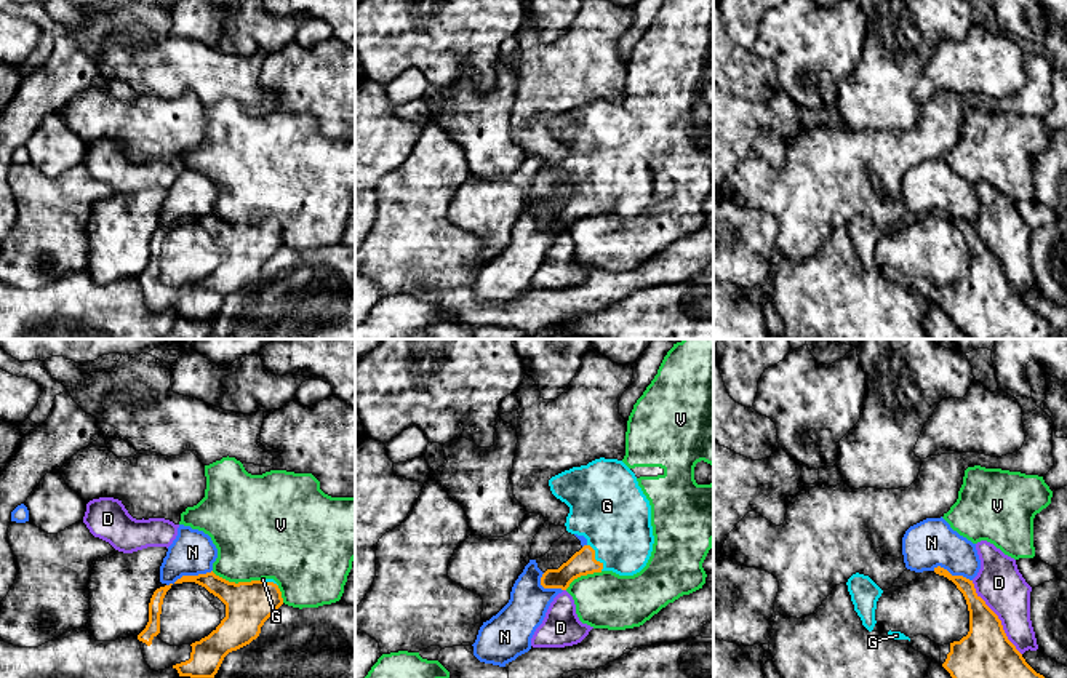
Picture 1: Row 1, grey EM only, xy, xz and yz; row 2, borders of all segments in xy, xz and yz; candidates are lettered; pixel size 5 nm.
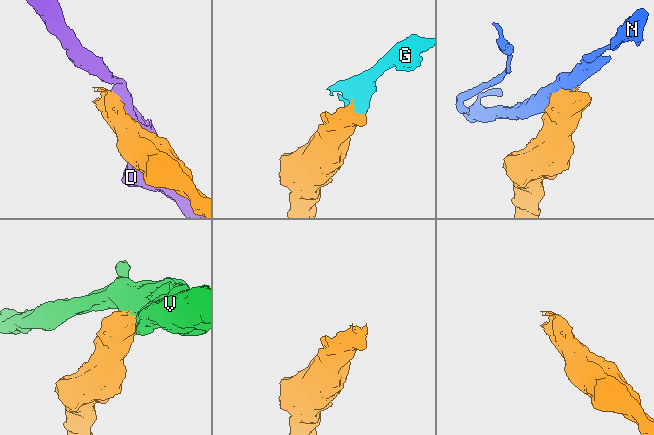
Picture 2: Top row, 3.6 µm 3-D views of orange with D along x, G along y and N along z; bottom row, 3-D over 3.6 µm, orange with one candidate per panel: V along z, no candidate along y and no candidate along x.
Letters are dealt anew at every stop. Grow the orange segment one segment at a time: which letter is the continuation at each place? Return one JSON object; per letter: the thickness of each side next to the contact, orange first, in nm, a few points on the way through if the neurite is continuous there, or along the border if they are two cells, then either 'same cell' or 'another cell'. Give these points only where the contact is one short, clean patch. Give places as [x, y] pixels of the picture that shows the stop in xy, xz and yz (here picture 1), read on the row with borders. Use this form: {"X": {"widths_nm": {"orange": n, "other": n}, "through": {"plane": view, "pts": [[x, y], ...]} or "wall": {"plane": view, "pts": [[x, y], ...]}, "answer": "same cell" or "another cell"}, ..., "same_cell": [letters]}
{"D": {"widths_nm": {"orange": 260, "other": 240}, "answer": "another cell"}, "G": {"widths_nm": {"orange": 120, "other": 380}, "answer": "same cell"}, "N": {"widths_nm": {"orange": 130, "other": 220}, "answer": "another cell"}, "V": {"widths_nm": {"orange": 240, "other": 420}, "answer": "another cell"}, "same_cell": ["G"]}

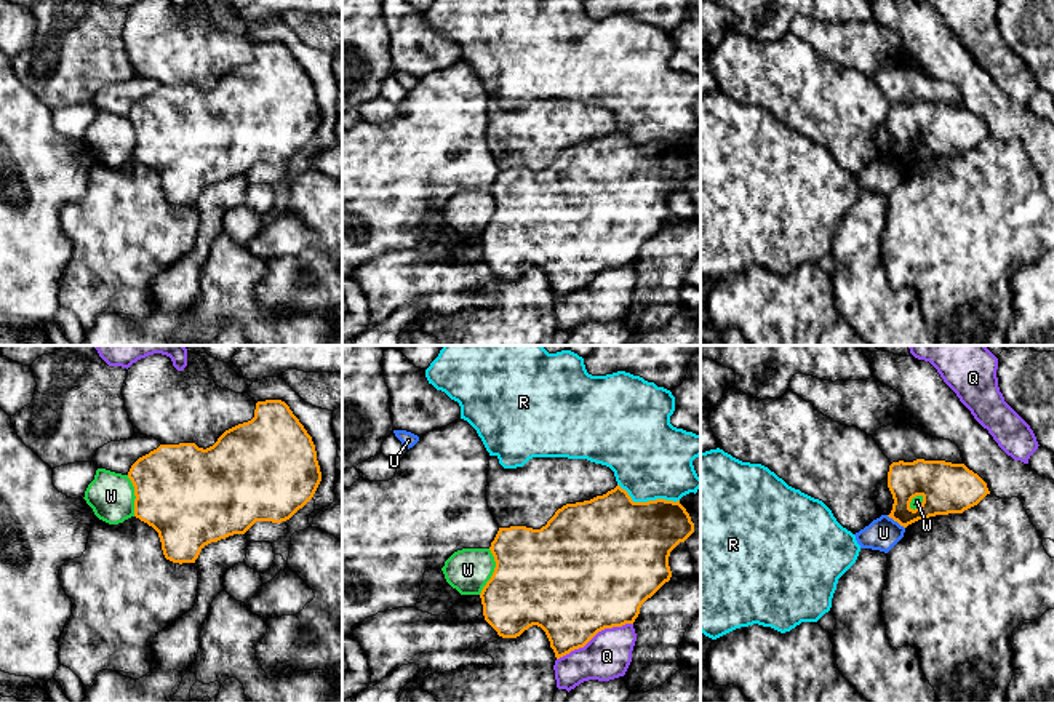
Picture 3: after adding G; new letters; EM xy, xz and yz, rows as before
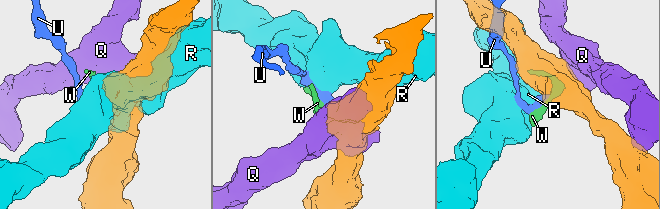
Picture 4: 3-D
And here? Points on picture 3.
{"Q": {"widths_nm": {"orange": 480, "other": 240}, "answer": "another cell"}, "R": {"widths_nm": {"orange": 440, "other": 400}, "answer": "another cell"}, "U": {"widths_nm": {"orange": 190, "other": 160}, "wall": {"plane": "yz", "pts": [[886, 515], [904, 528]]}, "answer": "another cell"}, "W": {"widths_nm": {"orange": 480, "other": 220}, "wall": {"plane": "xz", "pts": [[490, 549], [495, 558], [495, 571], [479, 594]]}, "answer": "another cell"}, "same_cell": []}

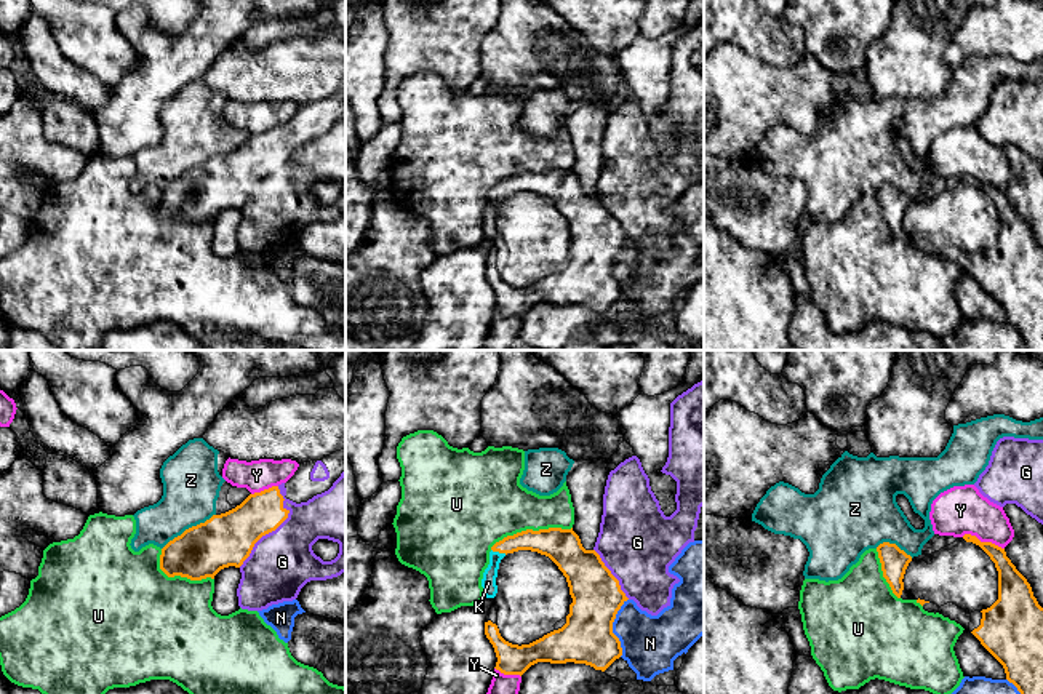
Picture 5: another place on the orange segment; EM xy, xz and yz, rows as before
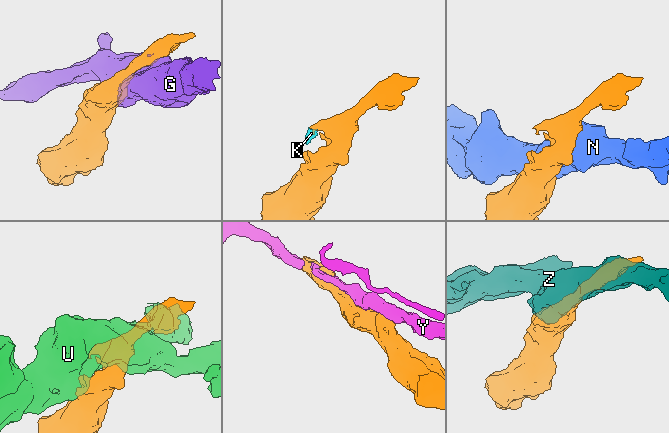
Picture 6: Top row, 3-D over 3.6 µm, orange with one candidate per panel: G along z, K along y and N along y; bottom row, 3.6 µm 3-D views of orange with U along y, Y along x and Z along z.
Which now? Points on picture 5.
{"G": {"widths_nm": {"orange": 260, "other": 320}, "answer": "another cell"}, "K": {"widths_nm": {"orange": 130, "other": 80}, "through": {"plane": "xz", "pts": [[547, 542], [512, 542], [499, 552], [488, 582]]}, "answer": "same cell"}, "N": {"widths_nm": {"orange": 260, "other": 280}, "answer": "another cell"}, "U": {"widths_nm": {"orange": 180, "other": 380}, "answer": "another cell"}, "Y": {"widths_nm": {"orange": 140, "other": 240}, "answer": "another cell"}, "Z": {"widths_nm": {"orange": 260, "other": 280}, "answer": "another cell"}, "same_cell": ["K"]}

